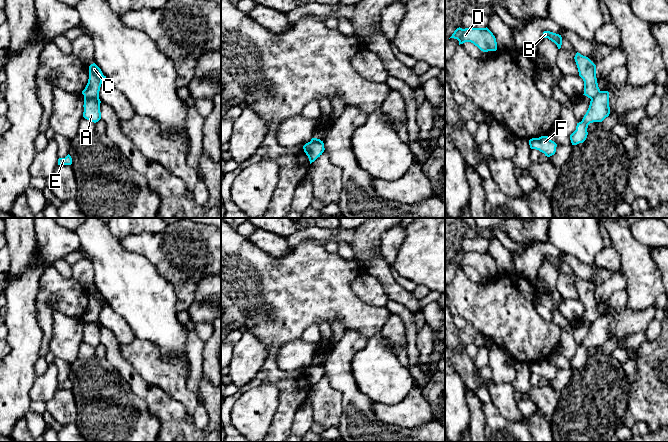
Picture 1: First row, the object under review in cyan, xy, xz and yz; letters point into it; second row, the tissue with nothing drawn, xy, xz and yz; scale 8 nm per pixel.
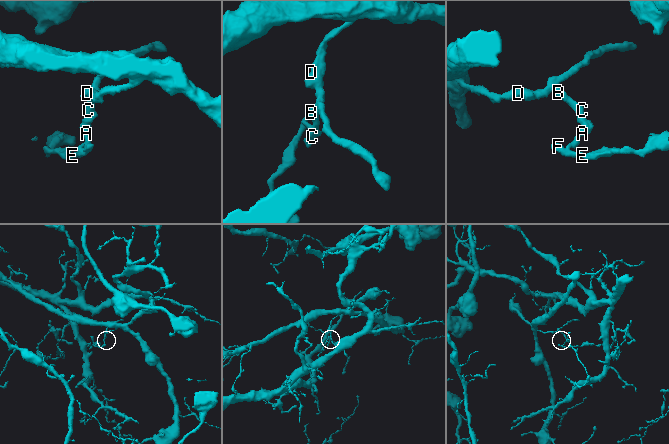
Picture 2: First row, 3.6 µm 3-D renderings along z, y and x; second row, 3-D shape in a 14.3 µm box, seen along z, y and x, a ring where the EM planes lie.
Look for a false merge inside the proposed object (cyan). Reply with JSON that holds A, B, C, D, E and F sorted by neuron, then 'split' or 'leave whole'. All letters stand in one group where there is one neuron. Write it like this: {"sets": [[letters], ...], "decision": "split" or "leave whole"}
{"sets": [["A", "E", "F"], ["B", "C", "D"]], "decision": "split"}

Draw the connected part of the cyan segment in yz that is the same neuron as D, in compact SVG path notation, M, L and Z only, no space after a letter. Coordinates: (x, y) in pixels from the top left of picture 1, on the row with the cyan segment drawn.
M457 28L450 38L457 39L459 45L465 42L471 42L481 51L496 51L497 42L493 33L486 28Z

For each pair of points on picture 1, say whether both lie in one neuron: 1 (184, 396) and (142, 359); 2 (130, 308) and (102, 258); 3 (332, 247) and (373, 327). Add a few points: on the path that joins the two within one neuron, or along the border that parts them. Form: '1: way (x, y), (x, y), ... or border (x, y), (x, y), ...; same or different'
1: way (174, 389), (152, 367); same
2: way (130, 296), (130, 286), (114, 270); same
3: border (323, 245), (328, 251), (336, 253); different

